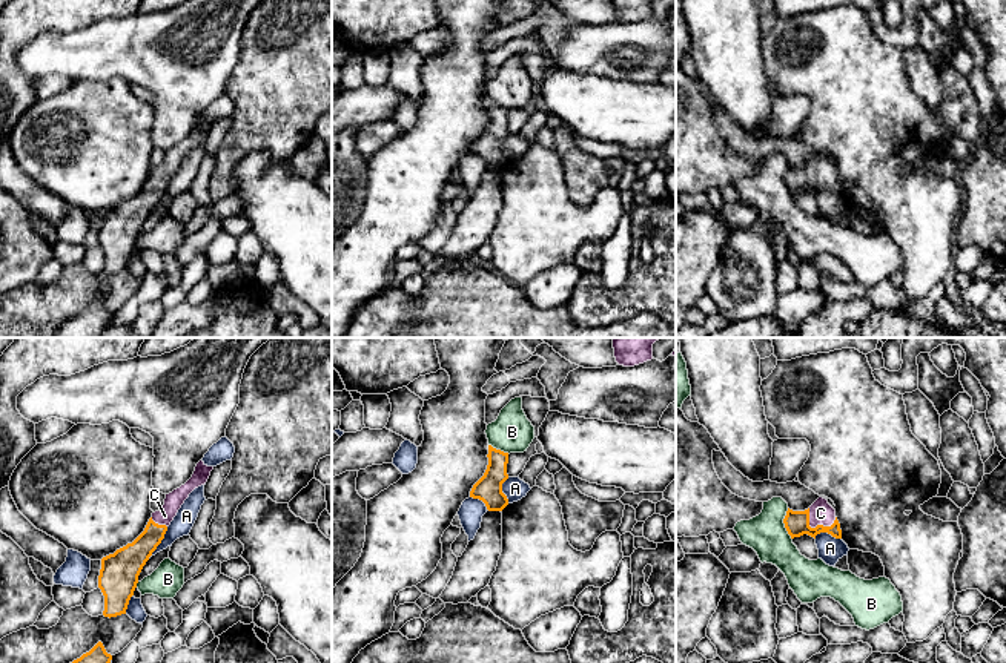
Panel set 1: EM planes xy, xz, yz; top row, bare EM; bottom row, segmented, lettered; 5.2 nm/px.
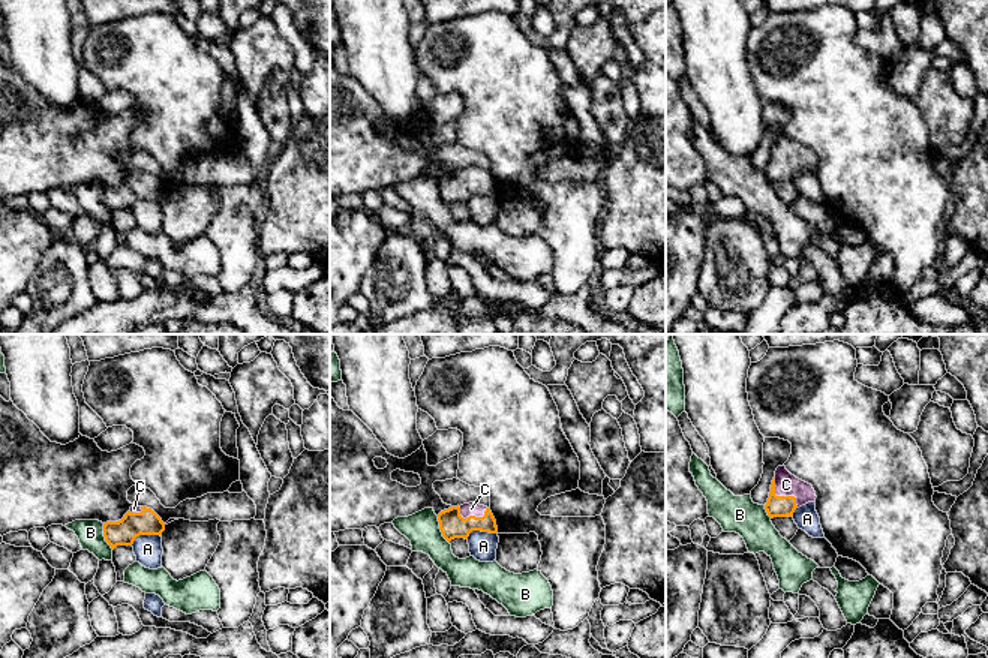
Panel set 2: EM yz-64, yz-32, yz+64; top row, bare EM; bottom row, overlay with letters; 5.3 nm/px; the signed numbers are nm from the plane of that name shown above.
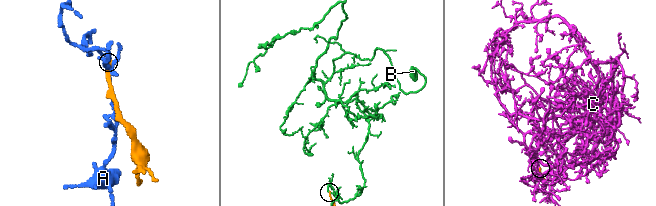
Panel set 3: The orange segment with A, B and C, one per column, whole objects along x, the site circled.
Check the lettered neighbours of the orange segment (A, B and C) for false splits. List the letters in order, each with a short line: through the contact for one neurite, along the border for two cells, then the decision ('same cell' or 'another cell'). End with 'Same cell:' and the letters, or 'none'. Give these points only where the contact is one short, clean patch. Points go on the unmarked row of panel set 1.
A: another cell
B: line yz (787, 164), (784, 183), (791, 195); another cell
C: line yz (796, 178), (807, 178), (816, 183), (820, 169); same cell
Same cell: C

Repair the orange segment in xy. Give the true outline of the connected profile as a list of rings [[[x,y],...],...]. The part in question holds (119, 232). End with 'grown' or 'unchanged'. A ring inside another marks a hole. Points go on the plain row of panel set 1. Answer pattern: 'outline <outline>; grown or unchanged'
outline [[[200,117],[192,134],[180,144],[166,150],[163,164],[152,169],[144,187],[132,200],[101,215],[98,244],[104,252],[104,273],[111,275],[126,270],[143,223],[164,195],[167,183],[184,157],[195,144],[207,138],[212,126],[213,123],[207,123]]]; grown

